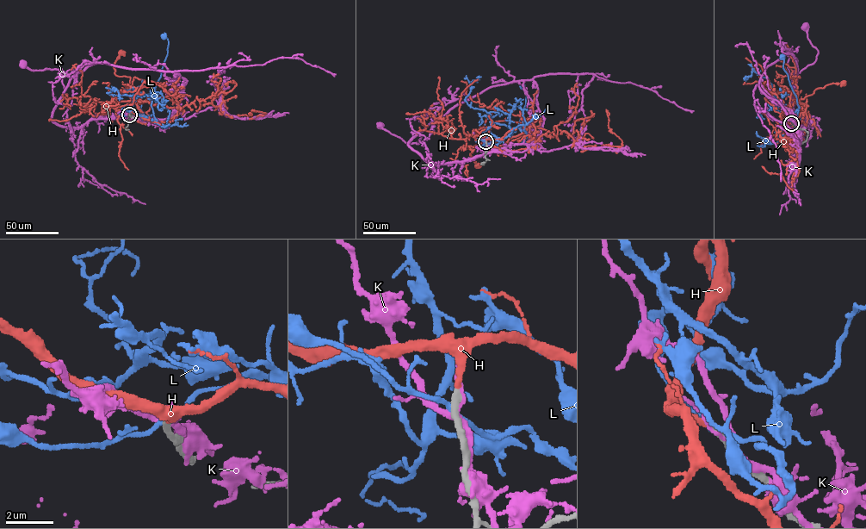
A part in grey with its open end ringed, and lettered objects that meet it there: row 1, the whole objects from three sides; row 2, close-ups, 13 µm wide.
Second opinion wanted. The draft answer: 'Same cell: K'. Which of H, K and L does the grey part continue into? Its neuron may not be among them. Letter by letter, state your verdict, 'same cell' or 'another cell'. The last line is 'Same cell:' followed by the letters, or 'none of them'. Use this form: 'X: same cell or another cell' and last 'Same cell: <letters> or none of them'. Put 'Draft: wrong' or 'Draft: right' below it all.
H: same cell
K: another cell
L: another cell
Same cell: H
Draft: wrong

